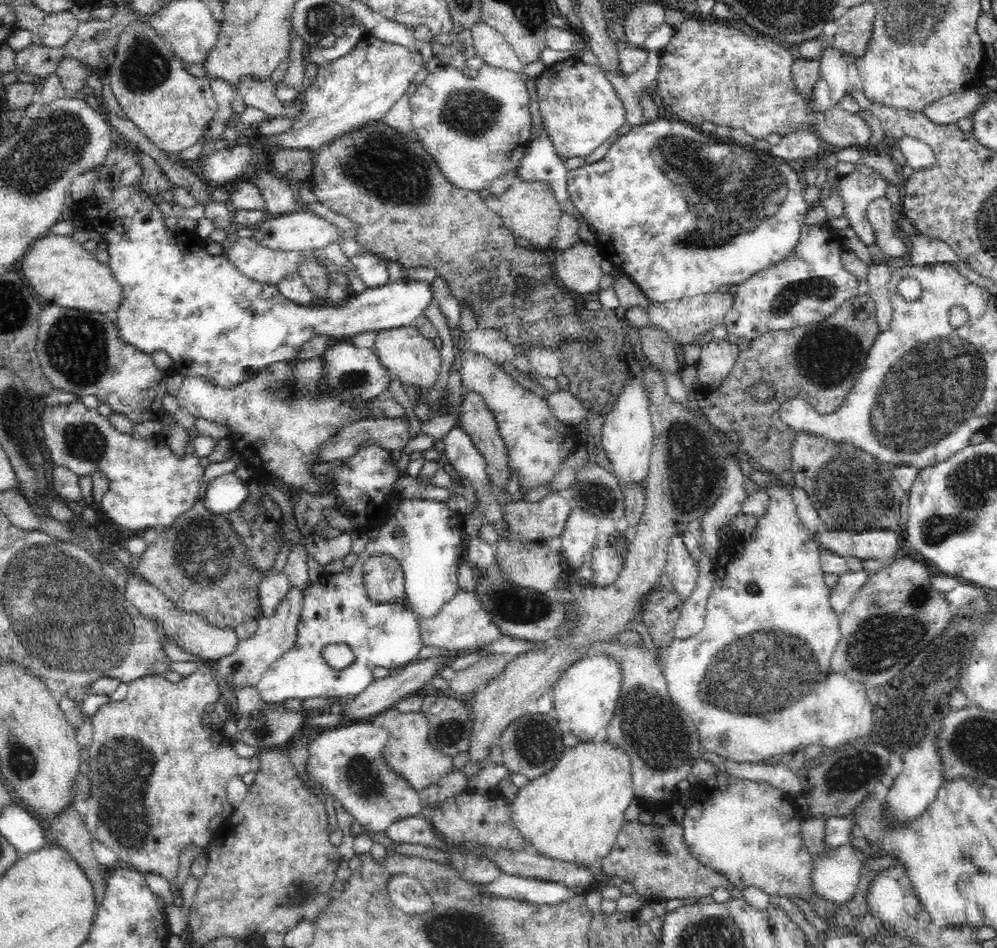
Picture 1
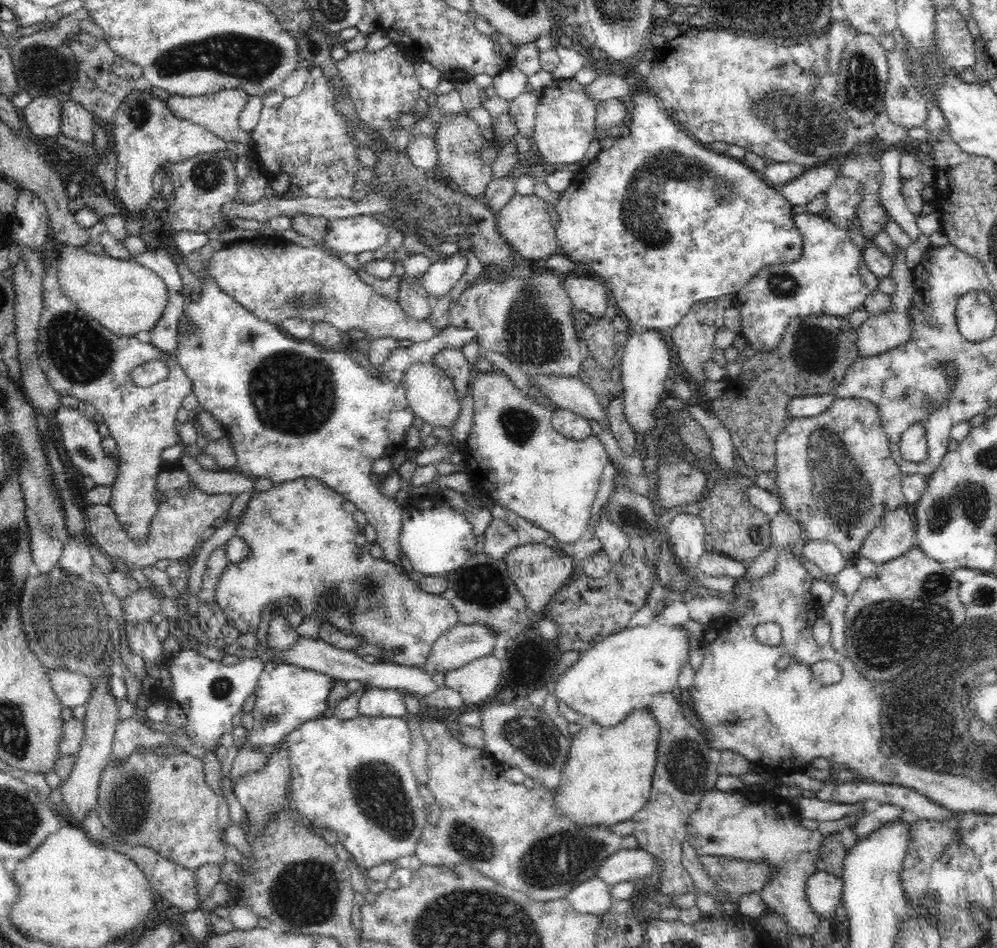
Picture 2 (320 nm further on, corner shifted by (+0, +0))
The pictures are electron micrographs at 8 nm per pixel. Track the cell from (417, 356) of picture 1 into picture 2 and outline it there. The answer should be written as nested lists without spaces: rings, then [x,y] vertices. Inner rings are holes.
[[[417,363],[408,366],[403,377],[403,385],[414,417],[421,418],[428,425],[450,429],[460,417],[461,398],[457,396],[451,379],[434,364]]]

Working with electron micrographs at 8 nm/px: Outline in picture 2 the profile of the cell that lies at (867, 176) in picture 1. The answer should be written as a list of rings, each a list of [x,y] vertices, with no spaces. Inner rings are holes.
[[[837,177],[825,193],[826,206],[819,216],[846,231],[848,226],[854,224],[861,232],[859,222],[855,218],[855,210],[861,201],[861,184],[852,179]]]

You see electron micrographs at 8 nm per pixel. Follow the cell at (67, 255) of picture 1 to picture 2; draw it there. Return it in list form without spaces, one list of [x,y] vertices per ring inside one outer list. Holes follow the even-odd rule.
[[[62,246],[54,265],[64,296],[114,334],[136,336],[138,332],[150,332],[166,310],[170,295],[164,279],[136,261],[96,256],[84,247]]]

